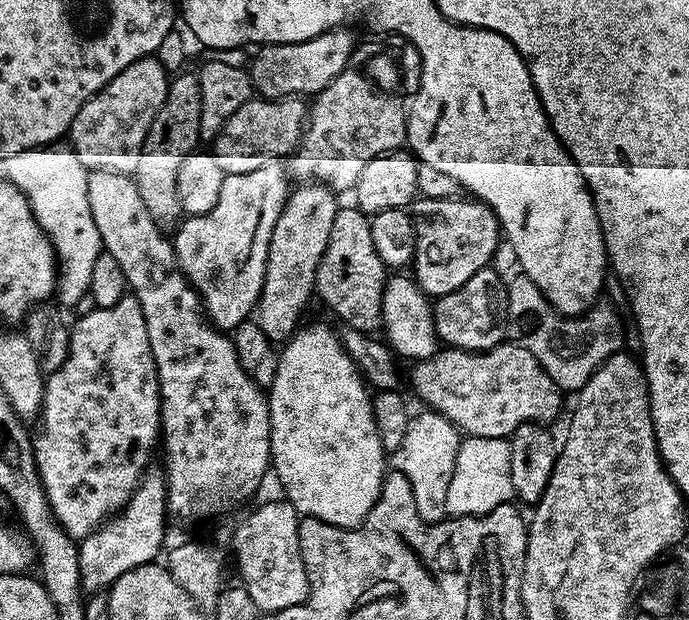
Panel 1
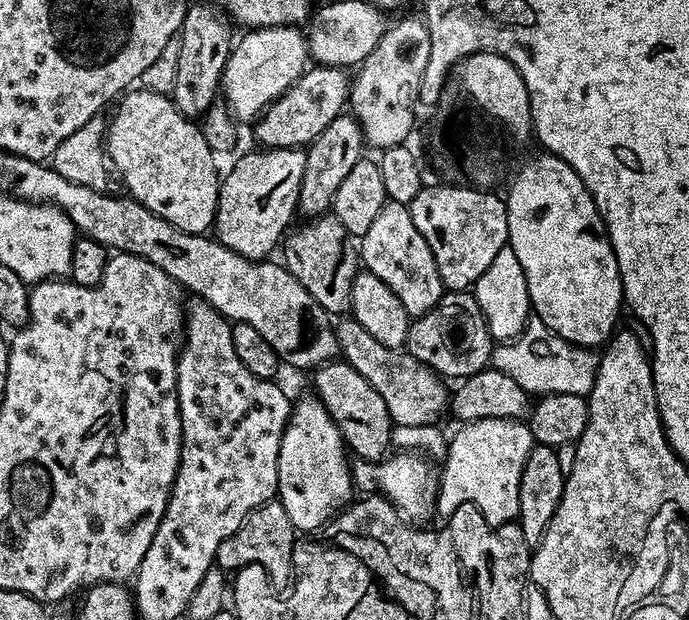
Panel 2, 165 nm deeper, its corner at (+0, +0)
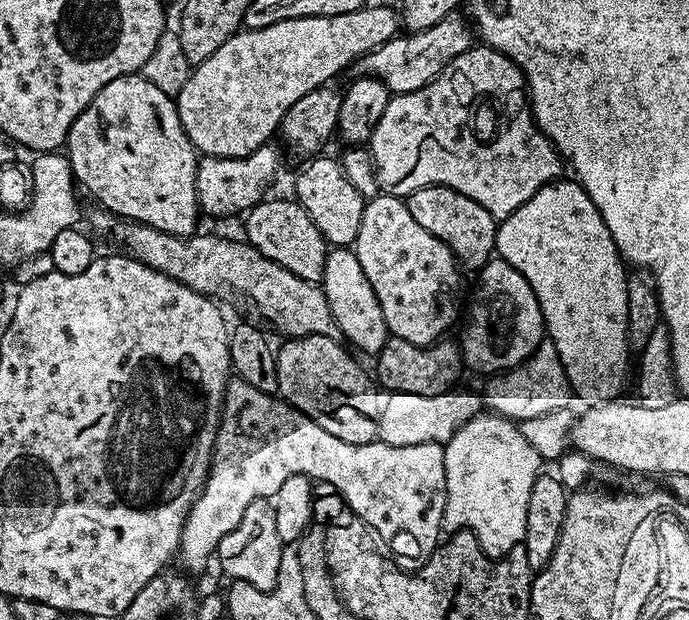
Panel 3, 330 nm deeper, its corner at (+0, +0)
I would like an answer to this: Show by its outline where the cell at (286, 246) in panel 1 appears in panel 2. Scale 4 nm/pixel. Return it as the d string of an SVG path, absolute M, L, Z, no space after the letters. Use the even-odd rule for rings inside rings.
M342 114L318 134L306 148L306 170L302 170L302 186L296 203L299 215L307 218L323 216L332 207L334 194L338 194L338 186L346 179L346 174L354 170L354 166L365 155L366 141L360 123L351 114Z

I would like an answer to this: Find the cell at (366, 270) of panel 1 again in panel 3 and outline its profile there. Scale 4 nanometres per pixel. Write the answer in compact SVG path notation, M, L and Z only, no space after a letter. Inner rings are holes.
M265 198L253 208L249 208L243 220L243 235L247 243L257 248L266 258L270 258L270 262L278 262L278 266L290 270L290 274L303 280L323 281L330 245L325 240L322 230L314 226L314 218L310 218L310 214L306 214L304 207L297 204L295 199Z

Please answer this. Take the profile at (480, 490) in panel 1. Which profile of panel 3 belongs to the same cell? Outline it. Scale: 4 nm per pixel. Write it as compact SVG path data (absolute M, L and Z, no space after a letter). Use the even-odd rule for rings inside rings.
M481 414L466 426L462 426L444 445L446 458L446 506L443 527L450 532L473 531L483 548L492 559L503 559L514 545L523 543L526 530L526 506L530 506L530 490L542 475L542 461L538 450L526 442L526 434L505 416Z

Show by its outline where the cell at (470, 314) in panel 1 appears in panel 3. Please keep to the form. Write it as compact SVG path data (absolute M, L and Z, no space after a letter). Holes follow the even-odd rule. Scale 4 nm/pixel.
M389 335L388 340L382 346L382 350L375 353L376 372L374 368L374 376L378 381L381 389L387 390L389 393L405 392L406 394L442 394L449 391L453 387L452 384L460 376L460 368L465 367L462 349L459 343L448 341L448 338L441 339L435 344L428 347L414 346L410 342L406 342L406 338L398 338Z

